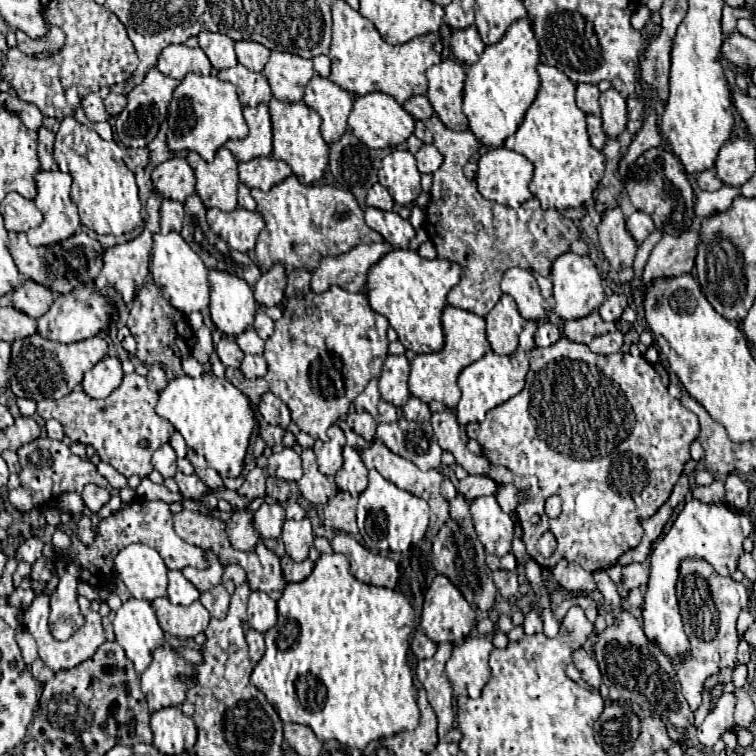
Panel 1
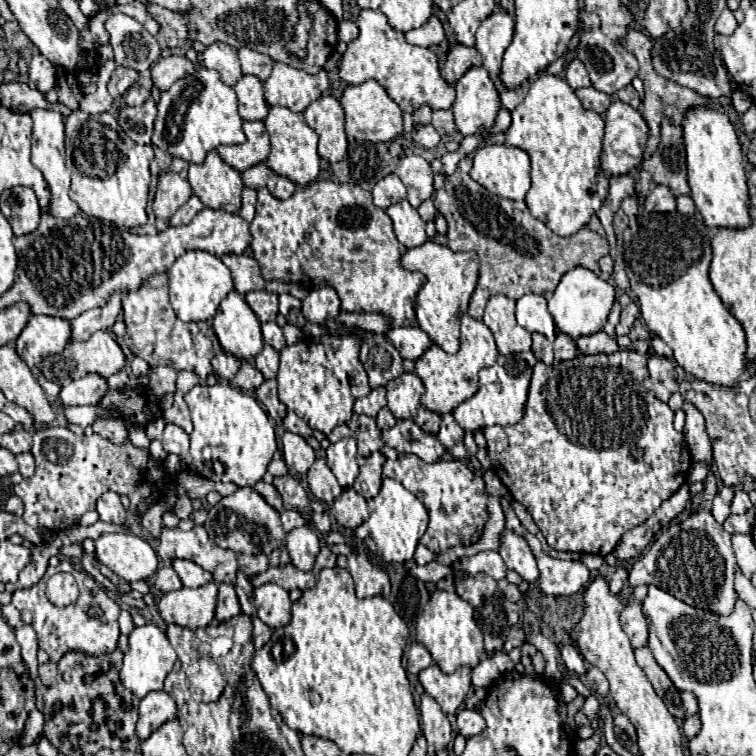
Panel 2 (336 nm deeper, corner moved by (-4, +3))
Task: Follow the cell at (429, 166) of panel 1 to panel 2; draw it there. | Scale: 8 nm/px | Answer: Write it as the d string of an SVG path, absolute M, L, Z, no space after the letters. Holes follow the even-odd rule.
M416 125L412 129L412 139L426 149L434 149L440 143L440 135L432 125Z

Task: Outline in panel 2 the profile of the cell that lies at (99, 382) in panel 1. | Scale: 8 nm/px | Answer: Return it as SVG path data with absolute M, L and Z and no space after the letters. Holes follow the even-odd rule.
M86 375L82 379L72 381L70 385L64 385L62 391L58 393L58 399L64 407L74 407L74 405L92 405L98 403L104 393L108 391L106 379L100 375Z

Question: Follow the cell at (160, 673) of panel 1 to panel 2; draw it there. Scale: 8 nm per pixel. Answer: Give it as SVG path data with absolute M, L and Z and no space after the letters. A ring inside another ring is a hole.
M152 691L140 701L140 717L136 723L136 733L140 741L146 741L152 731L156 731L166 721L176 719L176 703L164 691Z

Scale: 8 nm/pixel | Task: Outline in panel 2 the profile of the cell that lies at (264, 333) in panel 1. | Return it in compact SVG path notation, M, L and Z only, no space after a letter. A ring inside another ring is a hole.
M264 323L264 325L262 325L262 335L264 335L264 341L266 341L268 345L272 345L276 351L282 351L282 349L286 347L282 329L280 329L276 323Z

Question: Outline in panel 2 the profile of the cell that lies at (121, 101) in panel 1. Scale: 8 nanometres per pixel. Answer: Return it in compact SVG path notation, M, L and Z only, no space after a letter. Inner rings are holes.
M132 85L124 97L126 105L142 105L146 99L150 99L150 89L144 89L142 85Z

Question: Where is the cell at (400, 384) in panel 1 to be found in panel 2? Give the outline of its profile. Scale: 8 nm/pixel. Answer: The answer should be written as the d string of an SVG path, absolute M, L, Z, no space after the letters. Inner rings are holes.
M402 373L386 385L388 391L388 409L396 419L412 419L420 407L420 395L424 393L424 385L418 375Z

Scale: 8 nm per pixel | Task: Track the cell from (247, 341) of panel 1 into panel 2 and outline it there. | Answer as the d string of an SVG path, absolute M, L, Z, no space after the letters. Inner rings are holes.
M264 345L264 349L254 359L254 365L266 379L274 379L278 373L278 359L278 351L274 351L270 345Z

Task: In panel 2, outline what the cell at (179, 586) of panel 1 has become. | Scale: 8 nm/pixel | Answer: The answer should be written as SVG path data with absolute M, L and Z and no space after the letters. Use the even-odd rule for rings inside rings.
M162 565L158 571L156 571L156 581L154 581L156 589L160 589L162 593L170 593L170 591L176 591L182 587L176 571L168 565Z

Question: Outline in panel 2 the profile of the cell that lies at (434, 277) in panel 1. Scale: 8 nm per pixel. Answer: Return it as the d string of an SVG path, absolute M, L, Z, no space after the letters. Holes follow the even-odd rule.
M426 241L420 247L408 249L400 263L404 269L420 271L428 279L416 297L416 315L420 329L426 331L432 343L442 347L446 353L456 353L460 349L460 317L466 313L468 301L478 281L478 255L474 251L454 253L444 245Z

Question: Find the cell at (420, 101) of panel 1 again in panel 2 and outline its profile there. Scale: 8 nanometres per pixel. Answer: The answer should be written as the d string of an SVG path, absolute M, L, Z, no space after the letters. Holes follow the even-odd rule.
M434 111L434 113L432 113L432 127L434 127L442 137L452 135L452 133L456 131L452 111Z

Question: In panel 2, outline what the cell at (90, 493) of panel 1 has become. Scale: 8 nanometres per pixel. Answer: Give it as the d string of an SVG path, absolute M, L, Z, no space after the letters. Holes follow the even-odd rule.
M104 493L98 503L96 503L96 511L100 513L100 519L106 523L114 523L114 525L122 525L128 517L128 511L122 507L118 493Z

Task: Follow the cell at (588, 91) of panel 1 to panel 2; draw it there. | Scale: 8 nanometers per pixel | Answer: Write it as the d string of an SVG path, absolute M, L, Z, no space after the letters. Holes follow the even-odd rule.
M572 59L566 67L566 83L572 89L580 89L580 87L590 87L590 79L588 79L588 71L584 67L584 63L580 59Z

